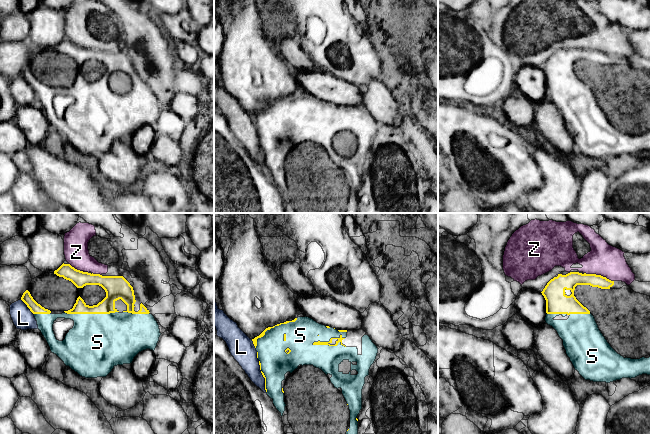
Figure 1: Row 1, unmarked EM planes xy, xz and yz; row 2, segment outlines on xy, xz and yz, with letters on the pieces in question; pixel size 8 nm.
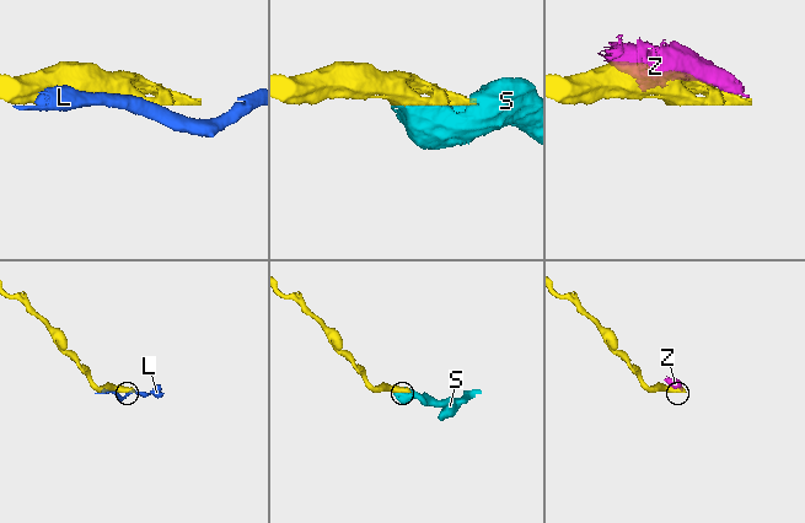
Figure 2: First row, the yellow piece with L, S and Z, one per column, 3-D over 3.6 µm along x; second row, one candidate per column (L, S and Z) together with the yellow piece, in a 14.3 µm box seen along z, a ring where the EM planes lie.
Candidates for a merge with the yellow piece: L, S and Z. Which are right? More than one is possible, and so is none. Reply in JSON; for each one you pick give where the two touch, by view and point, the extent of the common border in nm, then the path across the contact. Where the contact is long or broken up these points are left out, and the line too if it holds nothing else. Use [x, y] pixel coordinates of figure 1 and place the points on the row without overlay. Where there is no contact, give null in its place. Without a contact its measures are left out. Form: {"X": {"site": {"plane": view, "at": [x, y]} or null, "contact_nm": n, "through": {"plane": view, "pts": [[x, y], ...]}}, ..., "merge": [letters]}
{"S": {"site": {"plane": "xz", "at": [329, 121]}, "contact_nm": 280}, "merge": ["S"]}

